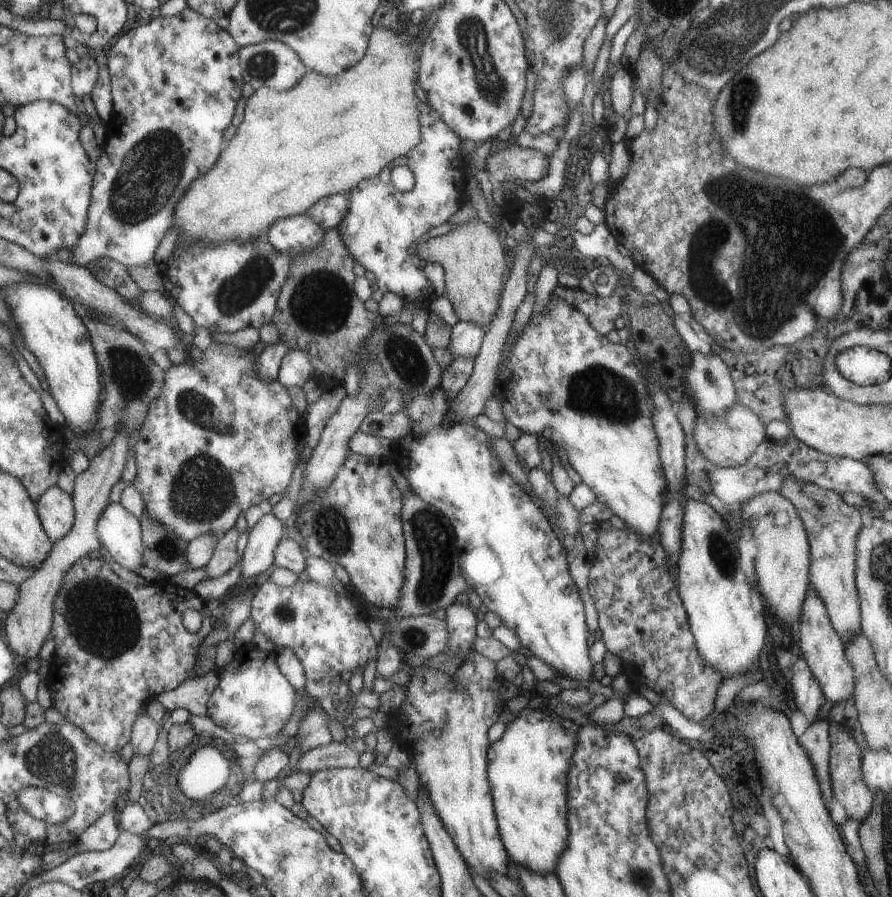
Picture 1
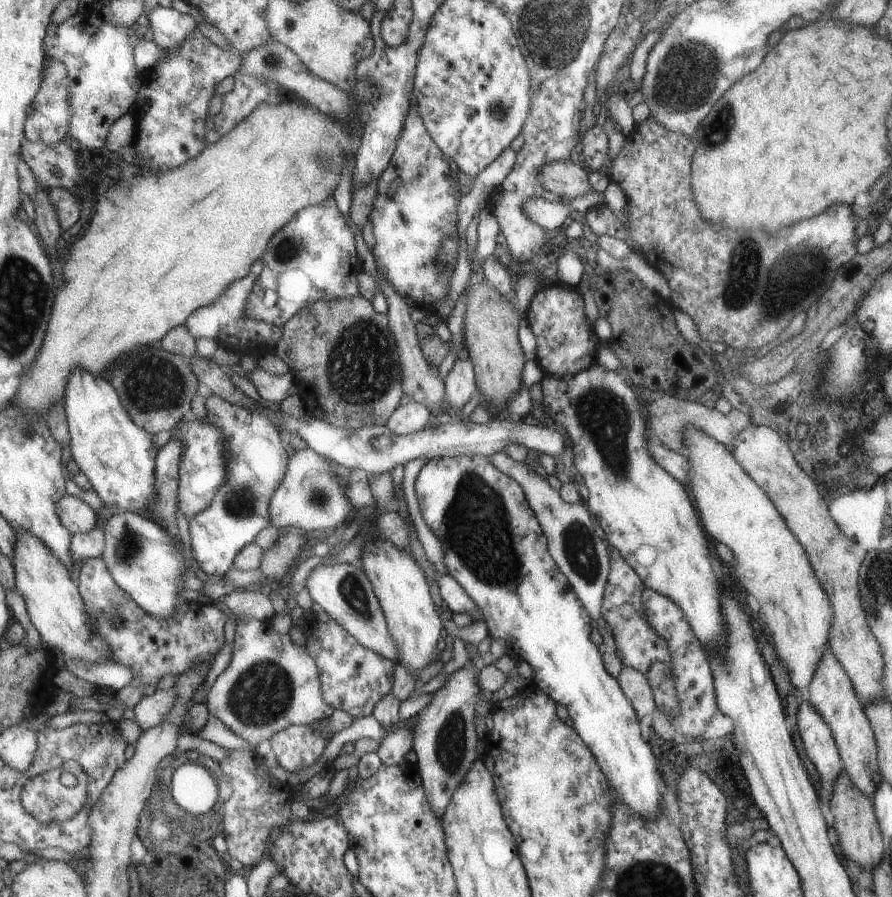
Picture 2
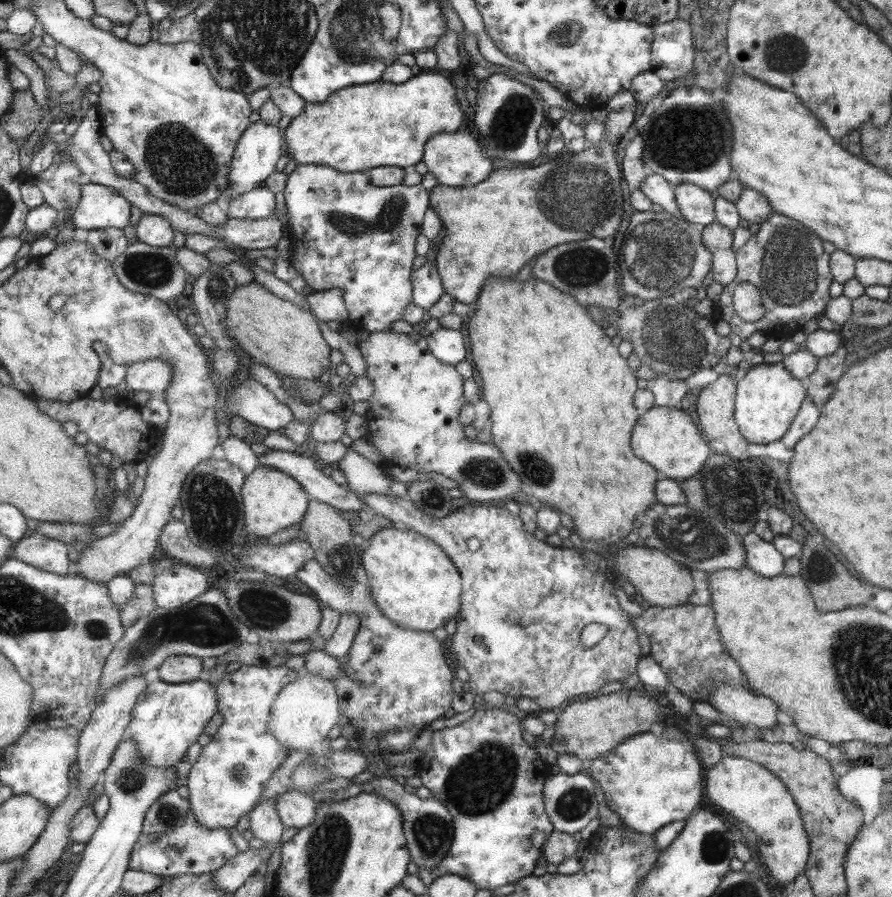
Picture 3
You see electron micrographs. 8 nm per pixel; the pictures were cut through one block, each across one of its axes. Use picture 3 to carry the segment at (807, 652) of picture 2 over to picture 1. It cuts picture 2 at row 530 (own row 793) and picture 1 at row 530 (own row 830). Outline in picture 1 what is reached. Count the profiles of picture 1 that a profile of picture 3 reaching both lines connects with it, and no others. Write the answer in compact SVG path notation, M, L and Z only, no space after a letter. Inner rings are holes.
M777 491L760 492L740 504L741 518L751 524L757 545L753 560L757 590L770 611L789 626L796 626L809 588L810 546L796 507Z

